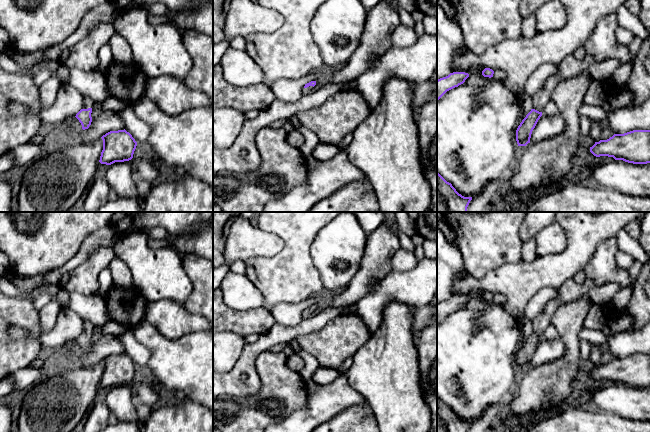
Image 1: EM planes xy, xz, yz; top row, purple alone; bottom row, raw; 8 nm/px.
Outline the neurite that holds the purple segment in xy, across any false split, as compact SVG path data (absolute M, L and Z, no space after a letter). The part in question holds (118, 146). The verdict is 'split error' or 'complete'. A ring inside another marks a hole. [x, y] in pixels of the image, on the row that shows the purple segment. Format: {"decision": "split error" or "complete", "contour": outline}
{"decision": "complete", "contour": "M125 129L110 131L101 138L103 140L103 150L99 160L101 164L111 165L133 158L137 142Z"}

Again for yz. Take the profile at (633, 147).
{"decision": "complete", "contour": "M650 130L614 134L607 140L595 142L590 152L596 157L608 156L633 164L650 163Z"}

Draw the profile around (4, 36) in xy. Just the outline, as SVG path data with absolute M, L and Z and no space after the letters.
M0 27L0 52L4 52L10 43L10 37L9 34L5 29Z

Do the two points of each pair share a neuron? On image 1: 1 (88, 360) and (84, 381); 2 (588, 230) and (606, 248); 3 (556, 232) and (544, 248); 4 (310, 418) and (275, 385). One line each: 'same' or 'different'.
1: different
2: different
3: same
4: different

